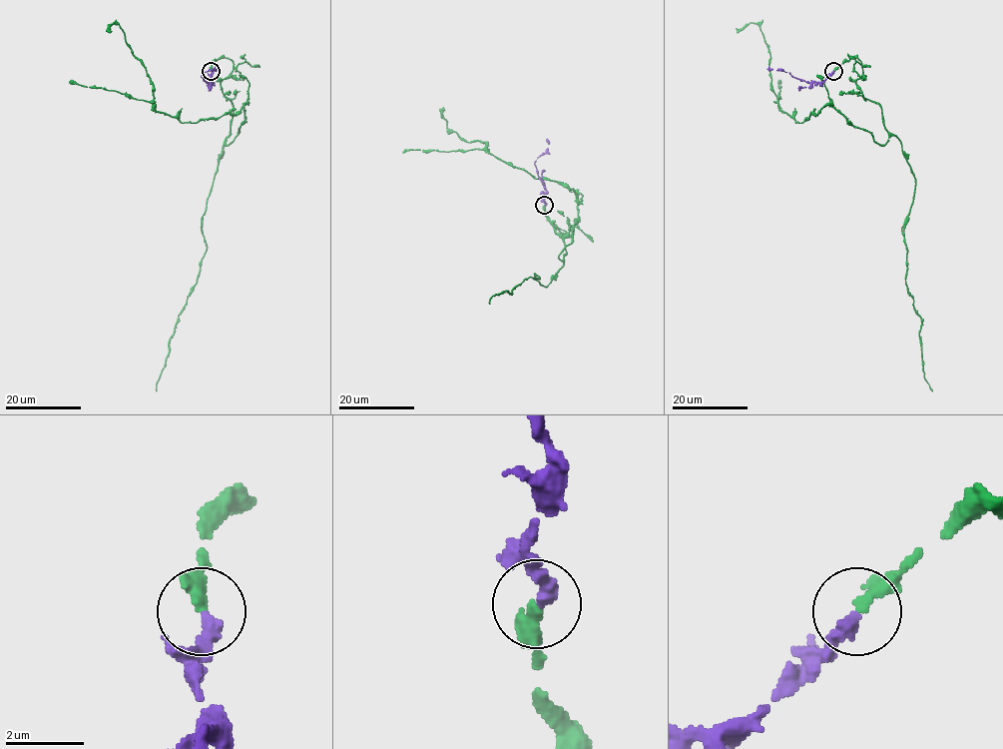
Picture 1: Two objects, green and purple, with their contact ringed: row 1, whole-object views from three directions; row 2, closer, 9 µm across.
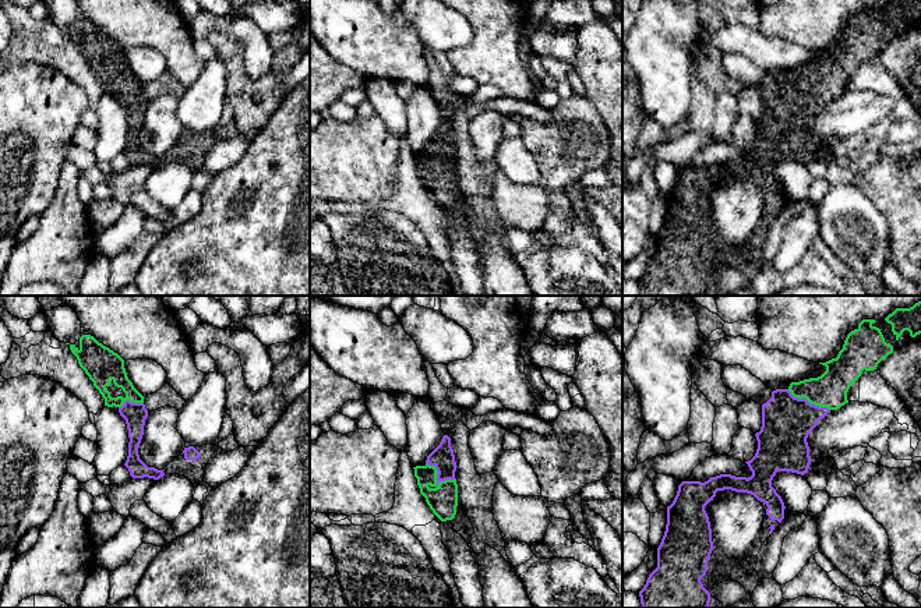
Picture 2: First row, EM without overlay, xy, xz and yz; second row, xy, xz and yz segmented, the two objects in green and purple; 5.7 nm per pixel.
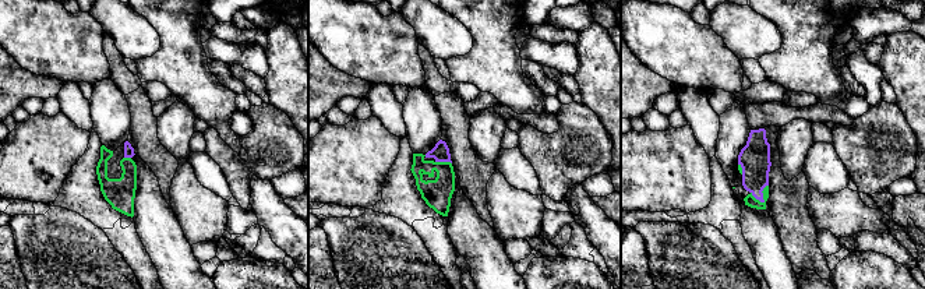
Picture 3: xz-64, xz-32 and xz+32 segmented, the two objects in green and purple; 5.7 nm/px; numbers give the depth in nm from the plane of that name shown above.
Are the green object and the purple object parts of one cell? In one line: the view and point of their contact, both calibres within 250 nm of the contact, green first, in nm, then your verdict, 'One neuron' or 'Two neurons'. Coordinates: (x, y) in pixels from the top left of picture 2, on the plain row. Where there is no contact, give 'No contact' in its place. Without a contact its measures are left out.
Touches green at xz (436, 166). Thickness 170 nm (green) against 140 nm. One neuron

